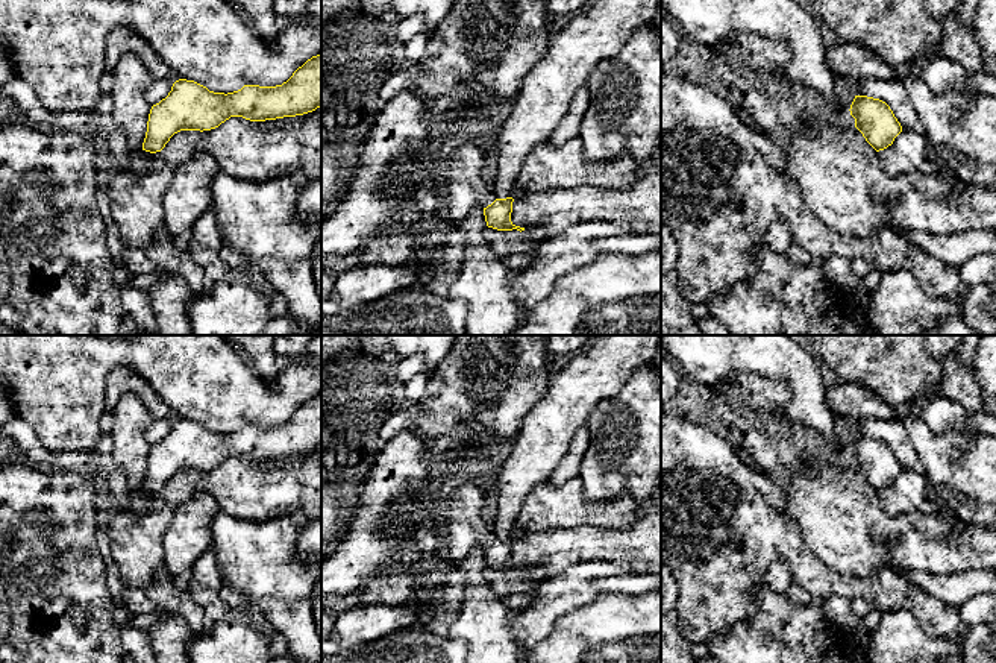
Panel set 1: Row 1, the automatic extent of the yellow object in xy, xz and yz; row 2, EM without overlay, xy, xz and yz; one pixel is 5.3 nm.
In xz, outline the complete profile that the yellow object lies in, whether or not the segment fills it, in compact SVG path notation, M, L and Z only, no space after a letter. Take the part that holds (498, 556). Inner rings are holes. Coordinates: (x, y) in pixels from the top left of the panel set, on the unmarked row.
M464 482L447 499L435 504L447 520L446 552L453 563L464 560L473 549L482 548L488 567L497 570L525 570L511 561L512 537L497 539L482 523L484 492L481 485Z

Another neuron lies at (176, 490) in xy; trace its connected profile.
M312 452L297 466L282 466L283 458L250 461L230 457L211 470L180 470L161 492L139 490L124 511L141 514L162 504L173 510L196 492L209 493L227 516L250 522L300 511L321 522L321 460Z

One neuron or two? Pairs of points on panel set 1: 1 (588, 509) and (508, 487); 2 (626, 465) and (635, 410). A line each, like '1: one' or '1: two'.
1: two
2: one

